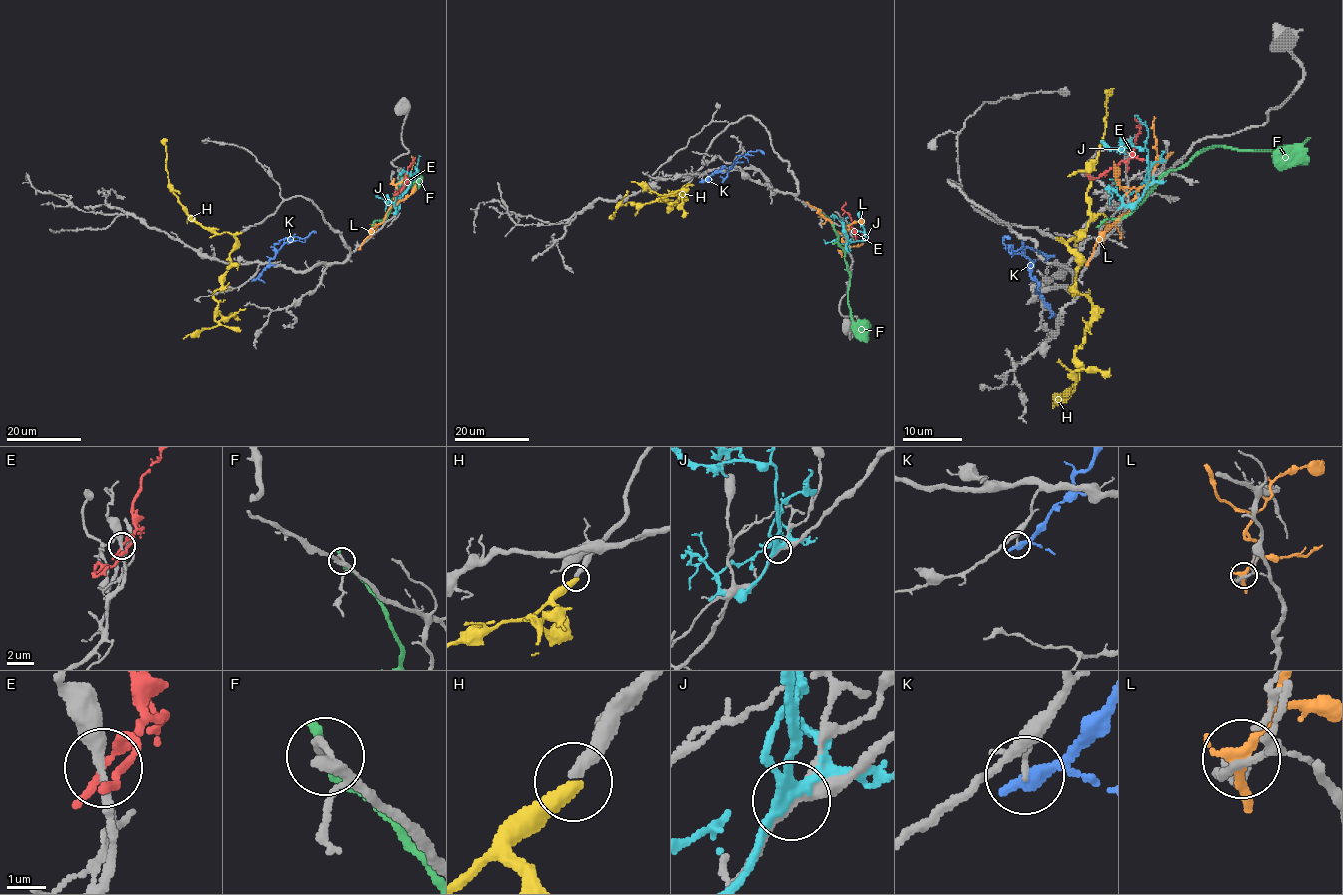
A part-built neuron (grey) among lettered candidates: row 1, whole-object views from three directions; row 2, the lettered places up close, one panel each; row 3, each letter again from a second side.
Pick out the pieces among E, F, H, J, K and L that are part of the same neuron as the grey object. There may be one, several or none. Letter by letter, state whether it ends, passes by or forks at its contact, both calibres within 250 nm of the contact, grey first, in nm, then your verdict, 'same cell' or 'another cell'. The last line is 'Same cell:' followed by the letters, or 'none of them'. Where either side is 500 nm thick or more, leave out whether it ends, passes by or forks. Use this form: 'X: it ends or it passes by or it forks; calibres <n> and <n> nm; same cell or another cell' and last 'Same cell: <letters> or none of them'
E: it passes by; calibres 300 and 200 nm; another cell
F: it ends; calibres 170 and 300 nm; another cell
H: it ends; calibres 300 and 400 nm; same cell
J: it forks; calibres 320 and 240 nm; another cell
K: it ends; calibres 120 and 480 nm; another cell
L: it passes by; calibres 190 and 280 nm; another cell
Same cell: H

